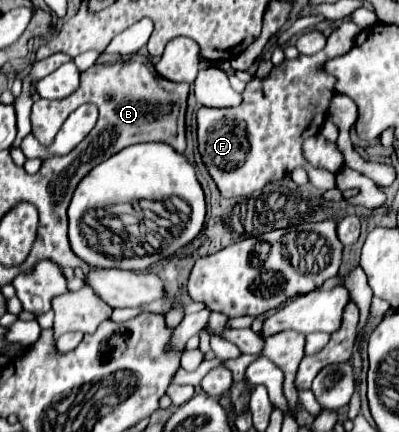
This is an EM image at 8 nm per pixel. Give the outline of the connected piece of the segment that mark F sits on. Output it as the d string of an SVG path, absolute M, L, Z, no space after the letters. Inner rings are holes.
M345 20L329 36L327 46L317 54L299 54L293 60L283 60L271 70L267 78L251 76L243 90L243 100L233 108L199 108L197 110L197 140L201 158L221 190L223 198L243 198L263 190L273 180L279 182L295 168L303 166L313 186L321 190L333 190L335 174L325 168L315 168L303 156L303 136L321 130L329 104L335 92L335 78L321 72L325 60L347 52L351 42L359 34L359 28ZM333 52L333 54L331 54Z

